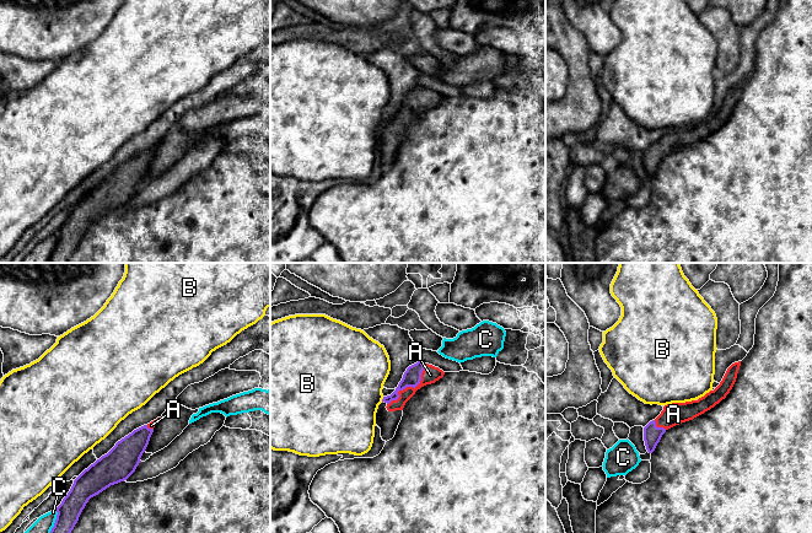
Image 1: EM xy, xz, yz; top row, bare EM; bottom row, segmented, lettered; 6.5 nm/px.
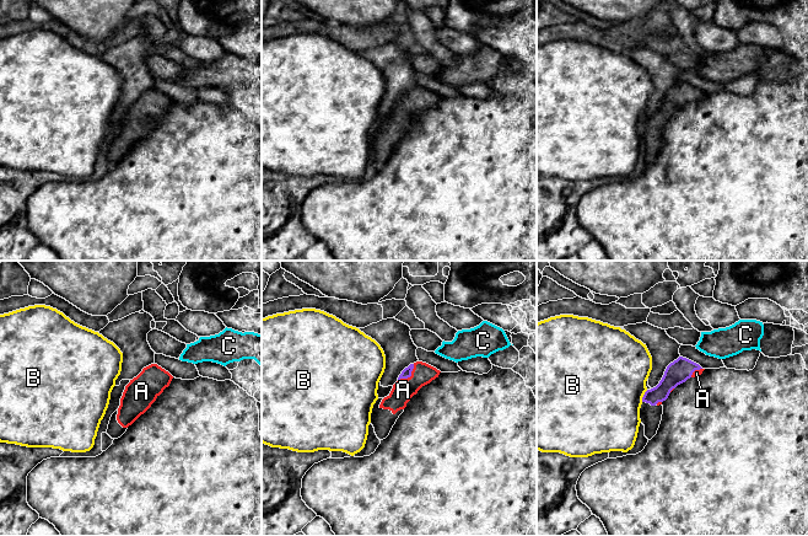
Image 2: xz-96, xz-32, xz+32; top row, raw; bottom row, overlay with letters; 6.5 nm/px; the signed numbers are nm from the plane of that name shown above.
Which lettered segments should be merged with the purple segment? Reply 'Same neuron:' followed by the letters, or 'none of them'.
Same neuron: A

